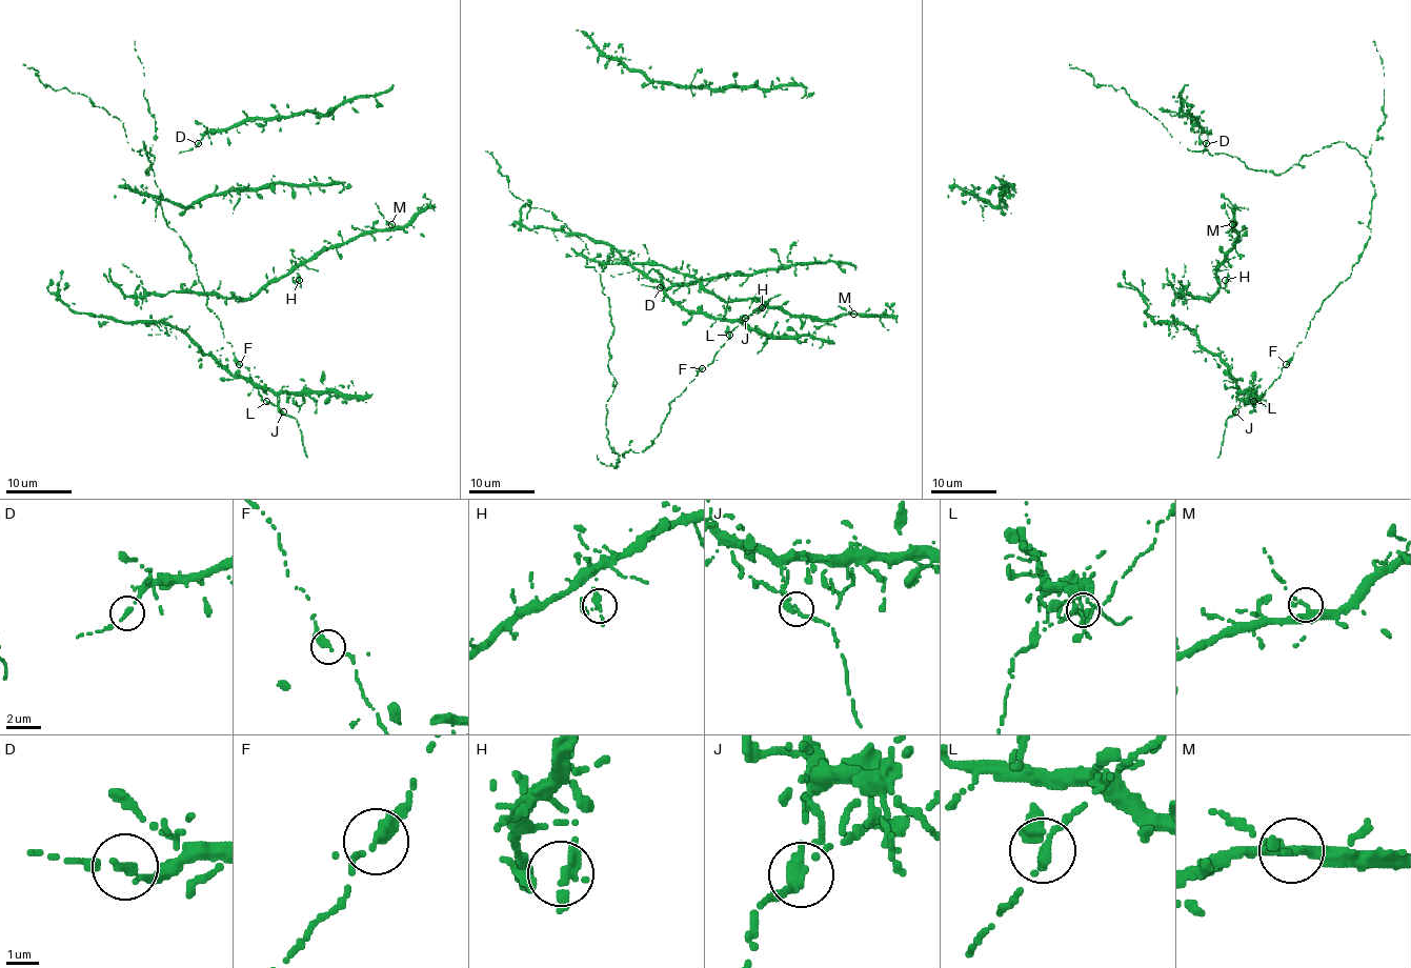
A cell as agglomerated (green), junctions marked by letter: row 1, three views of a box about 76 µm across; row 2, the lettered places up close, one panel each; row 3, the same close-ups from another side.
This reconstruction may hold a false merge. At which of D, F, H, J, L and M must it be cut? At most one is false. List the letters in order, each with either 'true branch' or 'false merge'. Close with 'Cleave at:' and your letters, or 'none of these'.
D: true branch
F: true branch
H: true branch
J: true branch
L: true branch
M: true branch
Cleave at: none of these

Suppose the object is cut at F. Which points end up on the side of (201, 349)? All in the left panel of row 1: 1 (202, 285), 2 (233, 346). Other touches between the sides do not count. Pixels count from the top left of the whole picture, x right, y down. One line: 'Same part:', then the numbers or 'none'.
Same part: none

